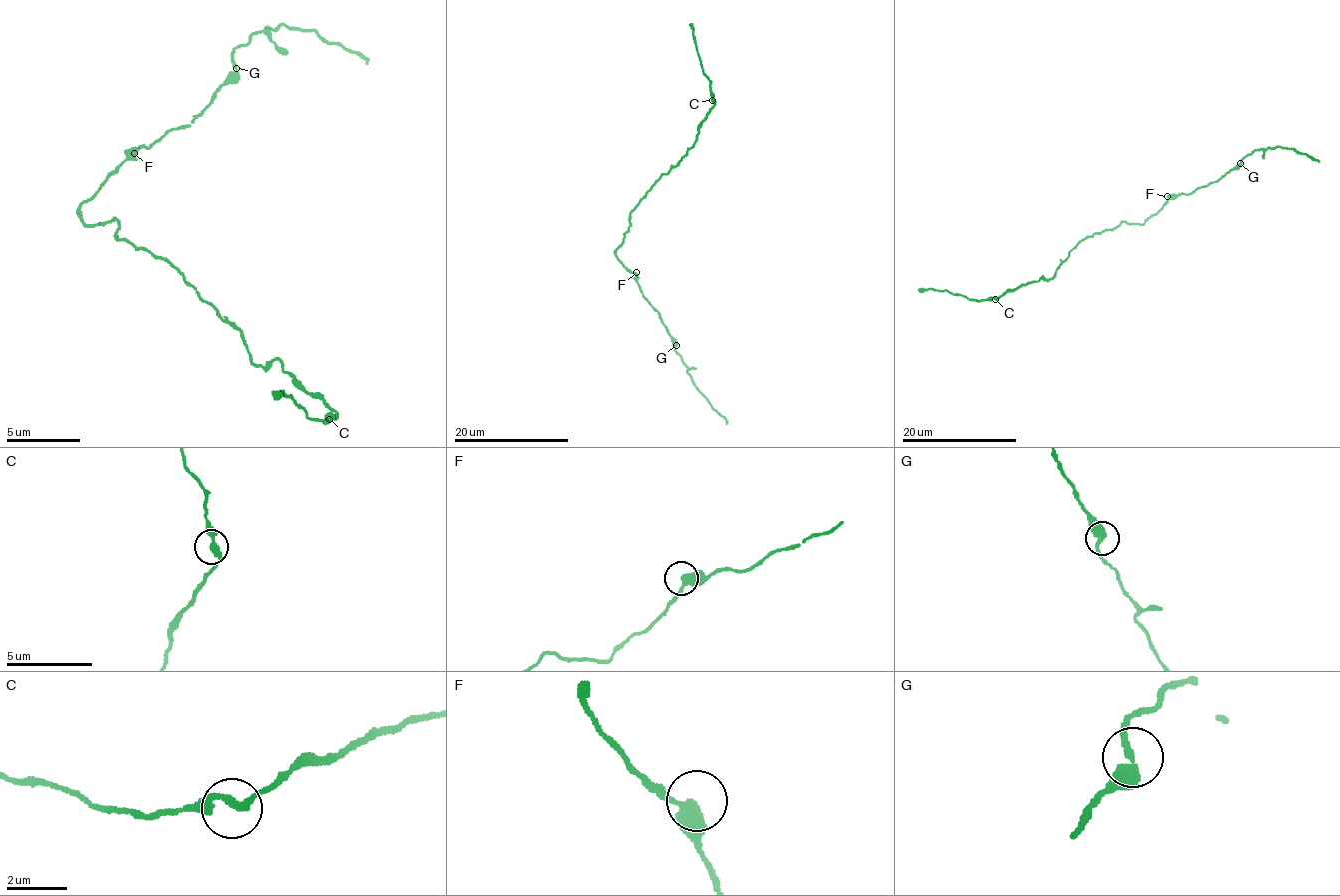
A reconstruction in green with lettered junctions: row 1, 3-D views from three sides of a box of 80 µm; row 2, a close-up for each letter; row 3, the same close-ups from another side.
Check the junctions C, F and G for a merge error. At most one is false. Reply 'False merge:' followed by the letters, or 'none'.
False merge: none

